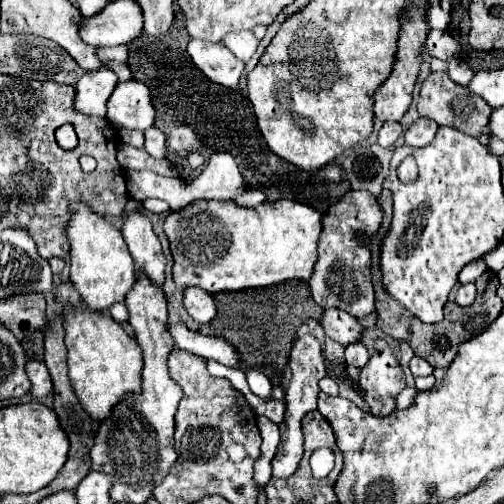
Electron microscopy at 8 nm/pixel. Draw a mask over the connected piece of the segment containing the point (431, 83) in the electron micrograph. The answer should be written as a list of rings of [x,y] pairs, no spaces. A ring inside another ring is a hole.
[[[431,73],[423,81],[417,109],[419,109],[421,117],[429,117],[429,119],[437,121],[439,125],[455,127],[471,137],[479,137],[485,131],[485,127],[489,123],[489,113],[493,111],[493,109],[489,109],[489,105],[485,105],[483,97],[477,97],[475,93],[469,91],[469,87],[463,87],[463,85],[451,81],[447,73]]]

